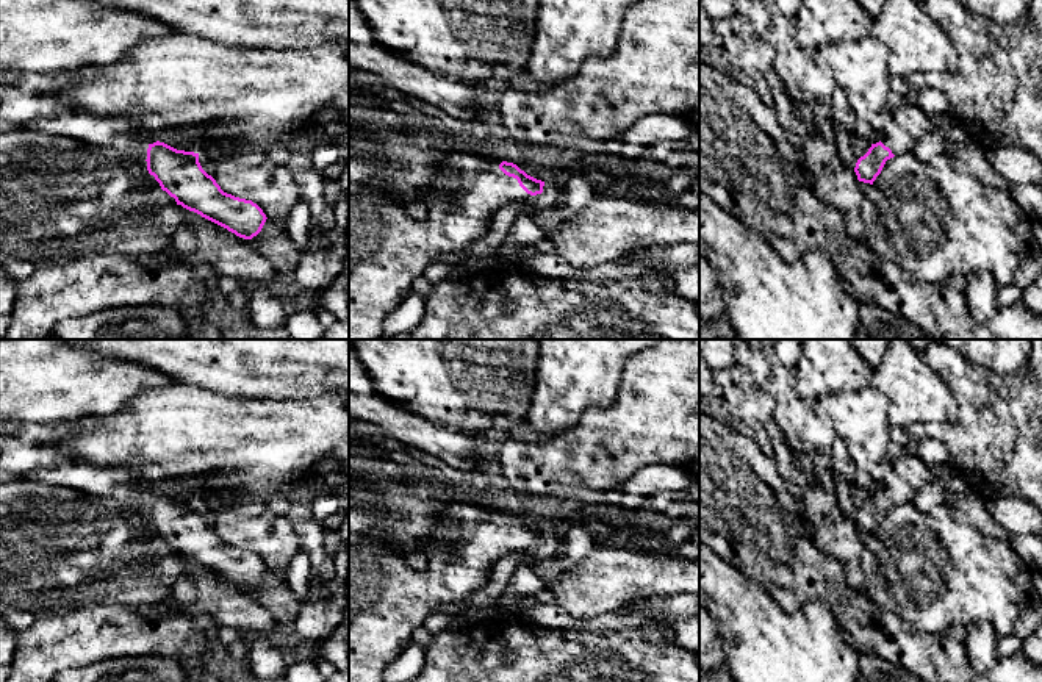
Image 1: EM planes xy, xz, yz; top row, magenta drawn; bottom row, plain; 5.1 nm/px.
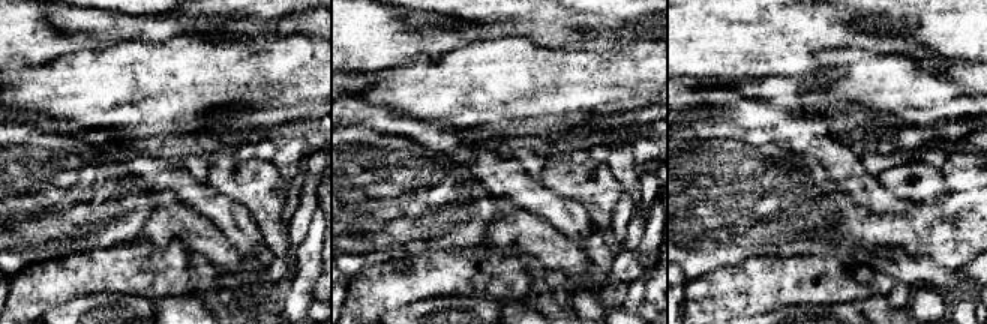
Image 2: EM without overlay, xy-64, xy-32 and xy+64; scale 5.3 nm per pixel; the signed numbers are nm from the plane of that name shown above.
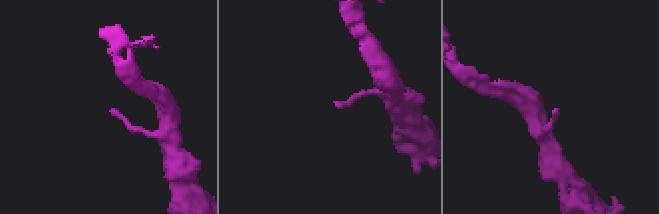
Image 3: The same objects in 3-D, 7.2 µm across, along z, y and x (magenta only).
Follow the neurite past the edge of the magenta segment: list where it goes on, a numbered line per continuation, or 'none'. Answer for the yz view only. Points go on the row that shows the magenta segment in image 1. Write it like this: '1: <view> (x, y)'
1: yz (900, 129)

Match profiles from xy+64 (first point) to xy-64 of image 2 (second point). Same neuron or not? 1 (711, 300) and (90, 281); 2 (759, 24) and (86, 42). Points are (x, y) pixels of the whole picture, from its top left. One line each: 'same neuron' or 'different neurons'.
1: same neuron
2: same neuron

